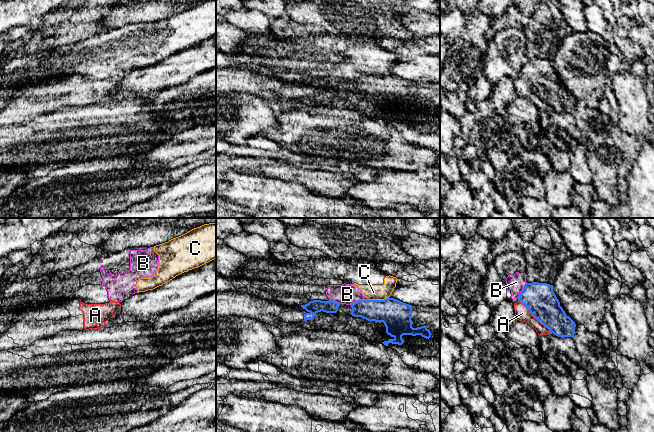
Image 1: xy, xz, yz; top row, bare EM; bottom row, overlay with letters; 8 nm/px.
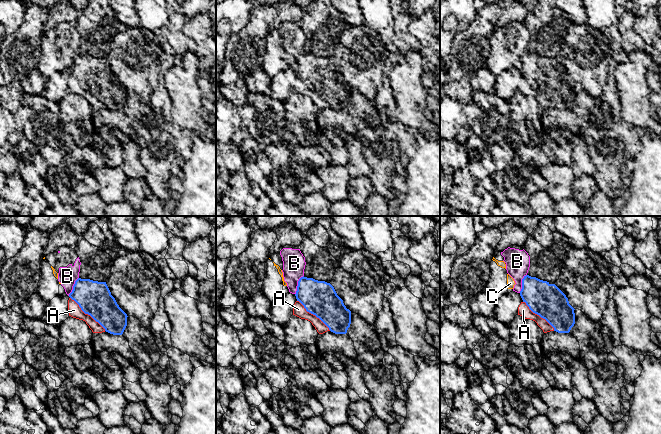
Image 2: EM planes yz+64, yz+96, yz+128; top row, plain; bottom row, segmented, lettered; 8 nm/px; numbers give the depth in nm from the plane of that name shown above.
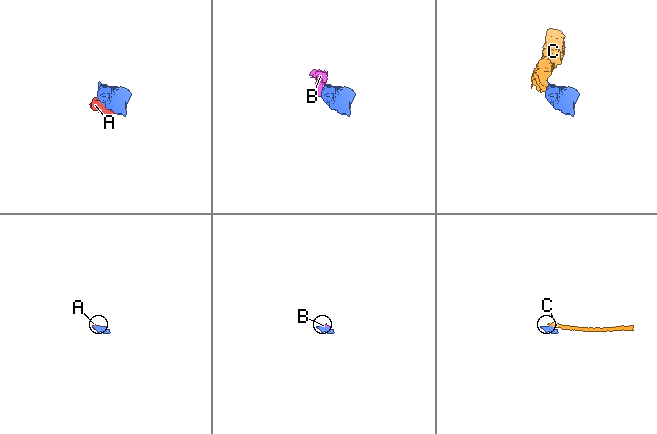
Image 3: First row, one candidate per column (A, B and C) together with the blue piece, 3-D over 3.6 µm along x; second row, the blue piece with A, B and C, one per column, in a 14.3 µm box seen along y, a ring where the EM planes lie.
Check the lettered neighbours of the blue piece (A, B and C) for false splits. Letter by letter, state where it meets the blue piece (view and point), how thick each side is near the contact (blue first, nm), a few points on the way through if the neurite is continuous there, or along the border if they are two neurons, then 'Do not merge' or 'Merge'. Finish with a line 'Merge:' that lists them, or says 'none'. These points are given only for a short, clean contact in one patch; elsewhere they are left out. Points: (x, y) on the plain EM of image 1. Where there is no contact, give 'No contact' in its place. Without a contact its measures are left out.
A: Touches blue at yz (534, 93). Thickness 240 nm (blue) against 120 nm. Merge
B: Touches blue at xz (359, 76). Thickness 200 nm (blue) against 160 nm. Do not merge
C: Touches blue at xz (378, 76). Thickness 240 nm (blue) against 130 nm. Boundary: xz (388, 73), (369, 76). Do not merge
Merge: A

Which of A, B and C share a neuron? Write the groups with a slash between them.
A / B C

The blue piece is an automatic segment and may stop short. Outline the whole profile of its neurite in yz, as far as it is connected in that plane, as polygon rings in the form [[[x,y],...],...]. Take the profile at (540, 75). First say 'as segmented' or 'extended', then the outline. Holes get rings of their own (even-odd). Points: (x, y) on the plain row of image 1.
extended; [[[526,59],[518,77],[514,79],[516,96],[532,102],[539,112],[553,109],[558,113],[572,113],[575,98],[566,91],[557,75],[553,61]]]

